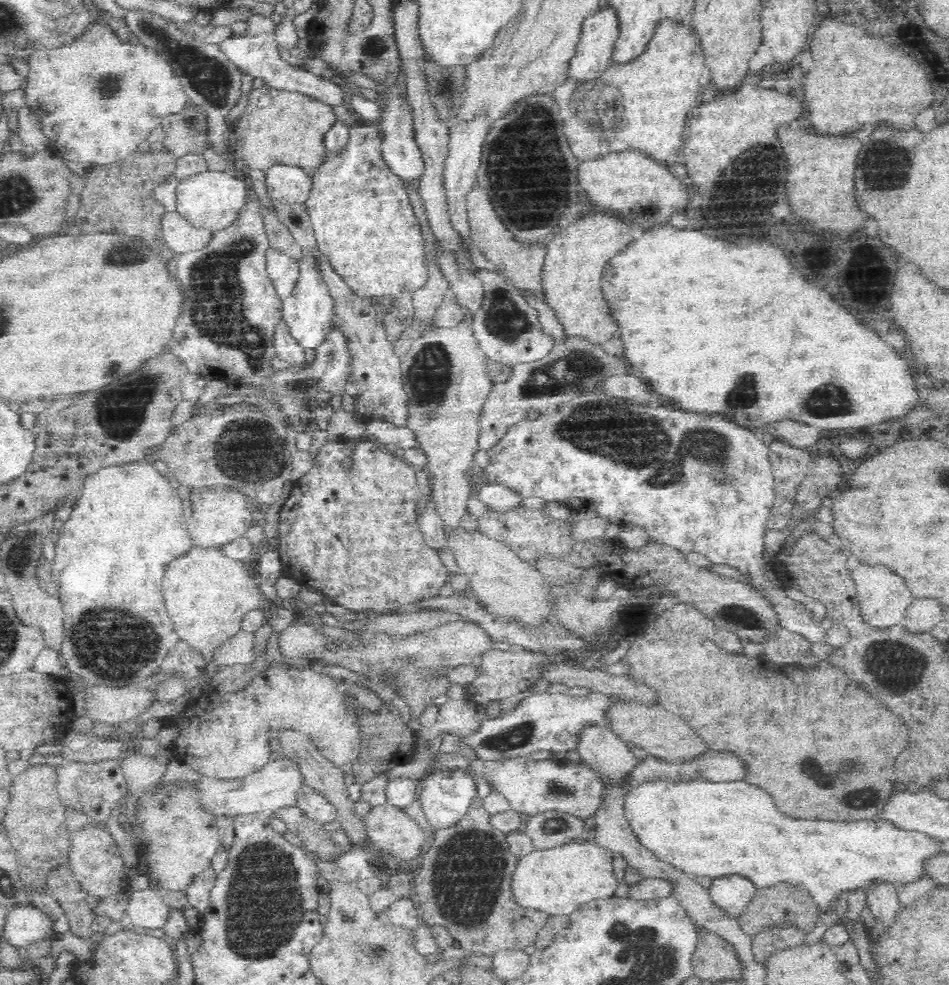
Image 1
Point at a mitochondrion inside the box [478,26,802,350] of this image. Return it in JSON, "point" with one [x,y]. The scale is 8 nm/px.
{"point":[521,152]}

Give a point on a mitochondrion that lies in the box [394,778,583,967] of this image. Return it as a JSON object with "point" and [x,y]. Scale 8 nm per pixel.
{"point":[471,899]}

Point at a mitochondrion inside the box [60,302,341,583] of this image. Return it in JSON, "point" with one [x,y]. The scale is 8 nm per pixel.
{"point":[265,461]}

